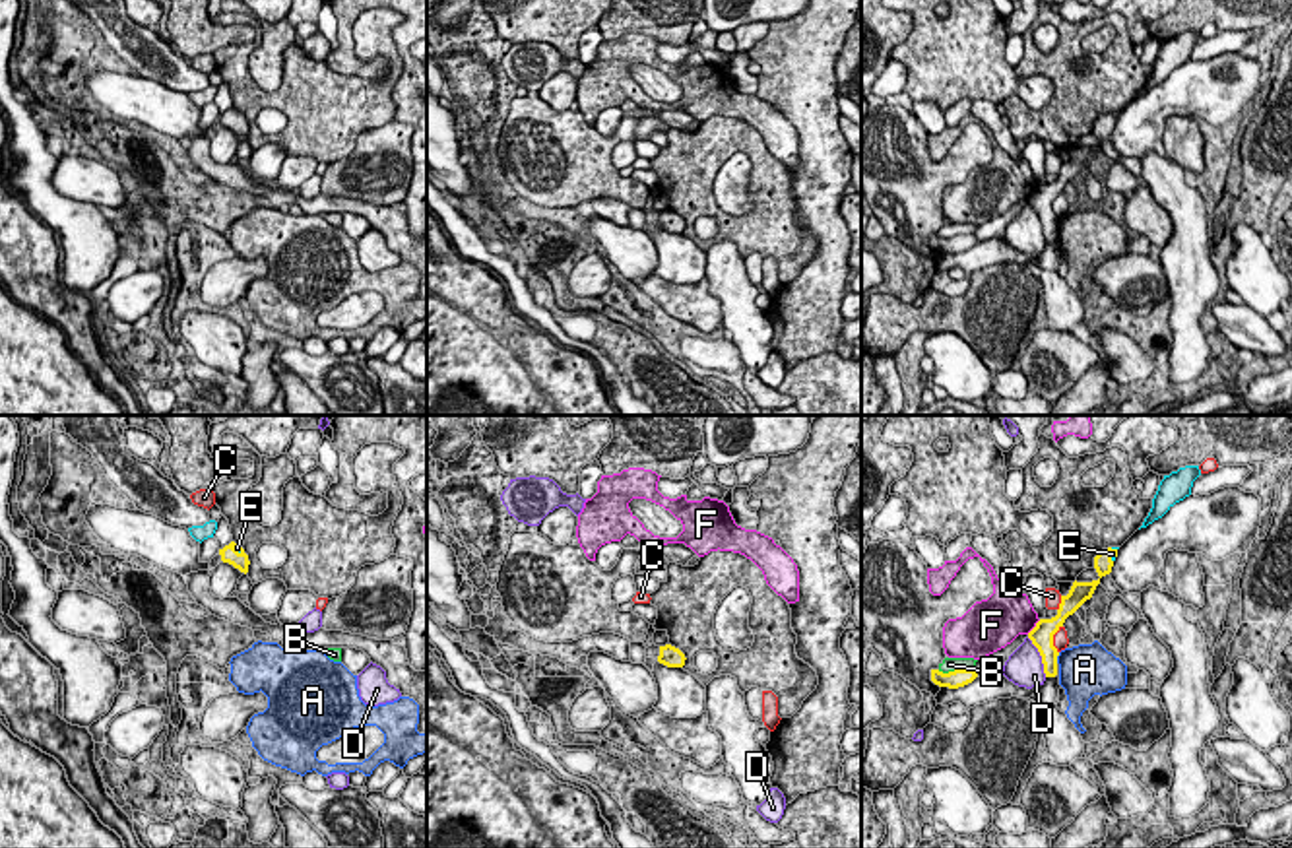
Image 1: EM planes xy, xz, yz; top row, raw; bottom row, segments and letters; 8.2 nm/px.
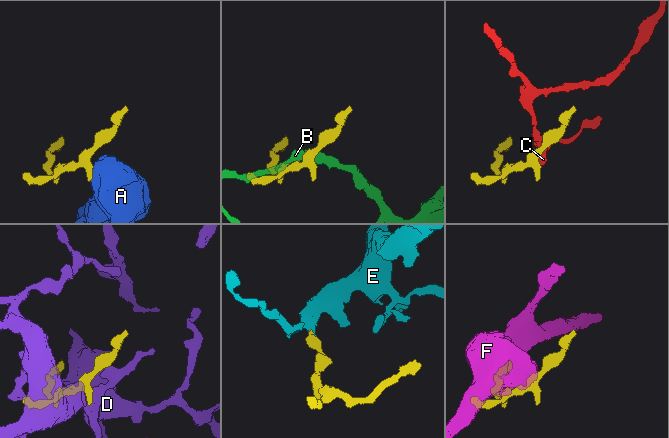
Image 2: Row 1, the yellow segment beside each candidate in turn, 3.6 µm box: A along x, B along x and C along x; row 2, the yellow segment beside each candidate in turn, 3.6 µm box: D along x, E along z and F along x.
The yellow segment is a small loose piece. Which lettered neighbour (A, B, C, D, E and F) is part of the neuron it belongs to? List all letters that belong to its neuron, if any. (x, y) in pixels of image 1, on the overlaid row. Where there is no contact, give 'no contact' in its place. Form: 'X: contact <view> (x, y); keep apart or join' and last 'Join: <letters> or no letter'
A: contact yz (1056, 658); keep apart
B: contact yz (955, 670); keep apart
C: contact yz (1052, 639); keep apart
D: contact yz (1040, 654); keep apart
E: contact yz (1110, 555); join
F: contact yz (1034, 627); keep apart
Join: E

